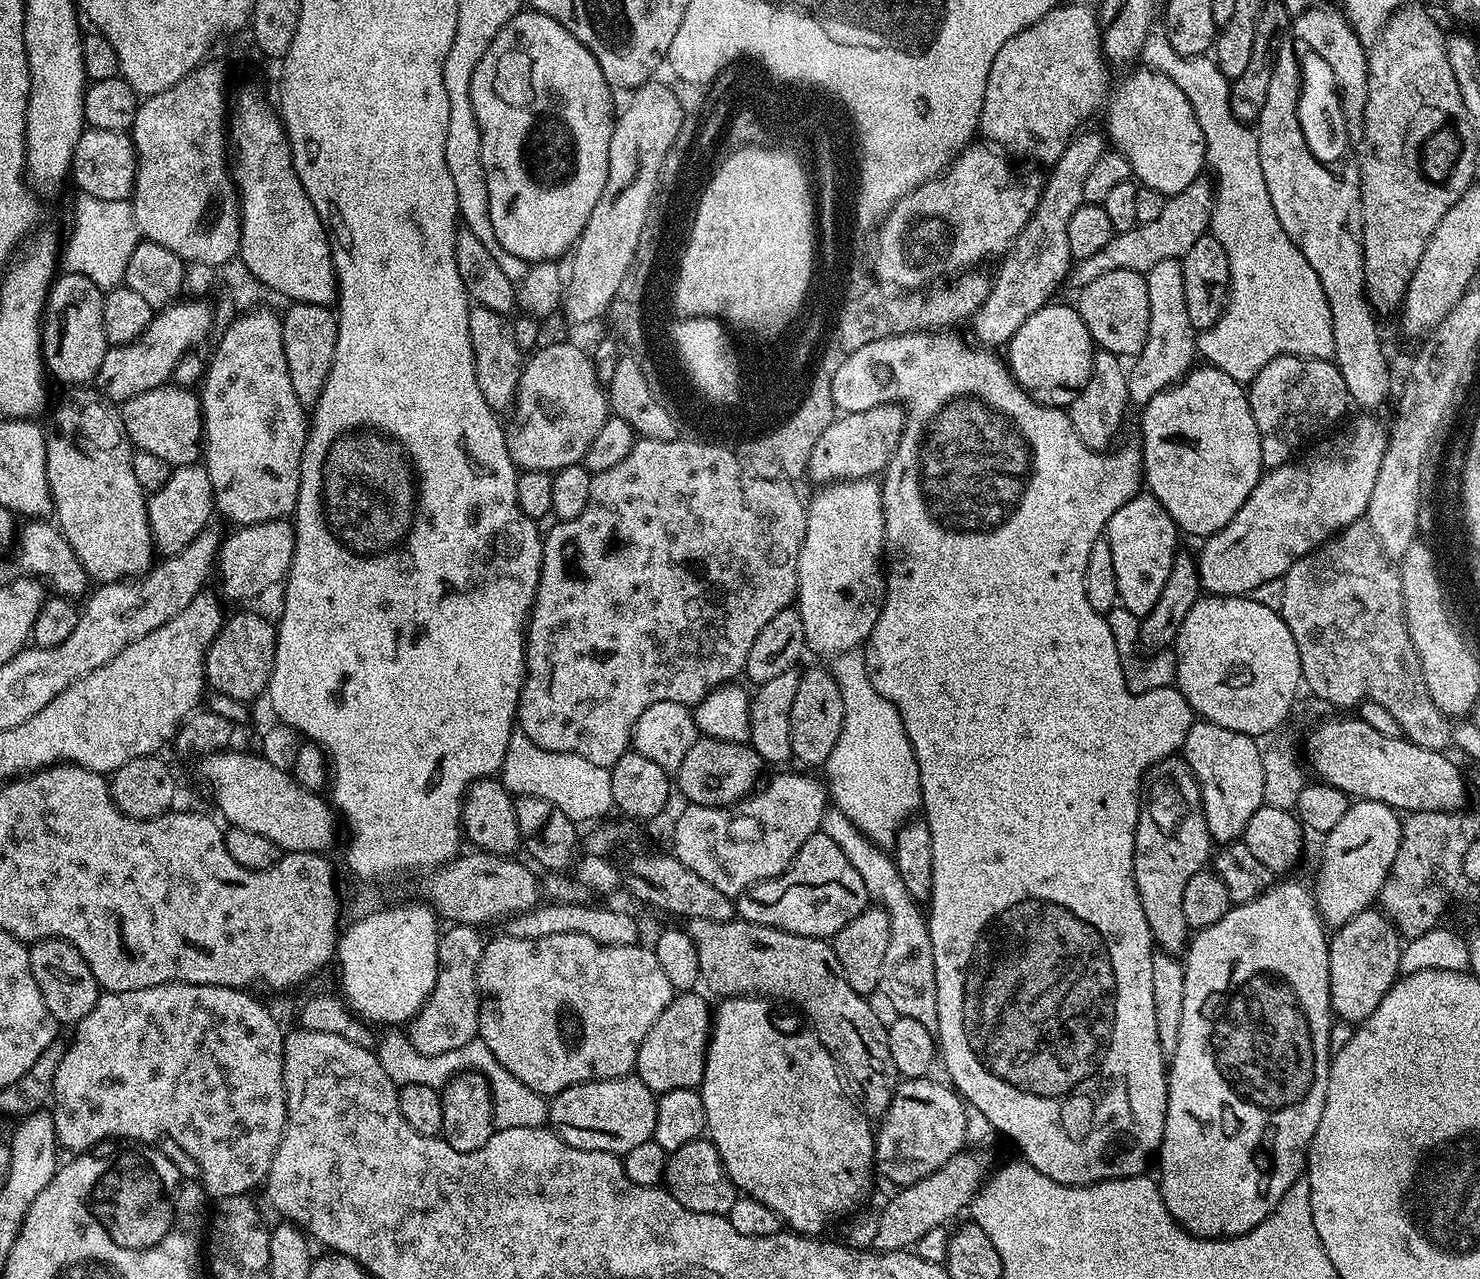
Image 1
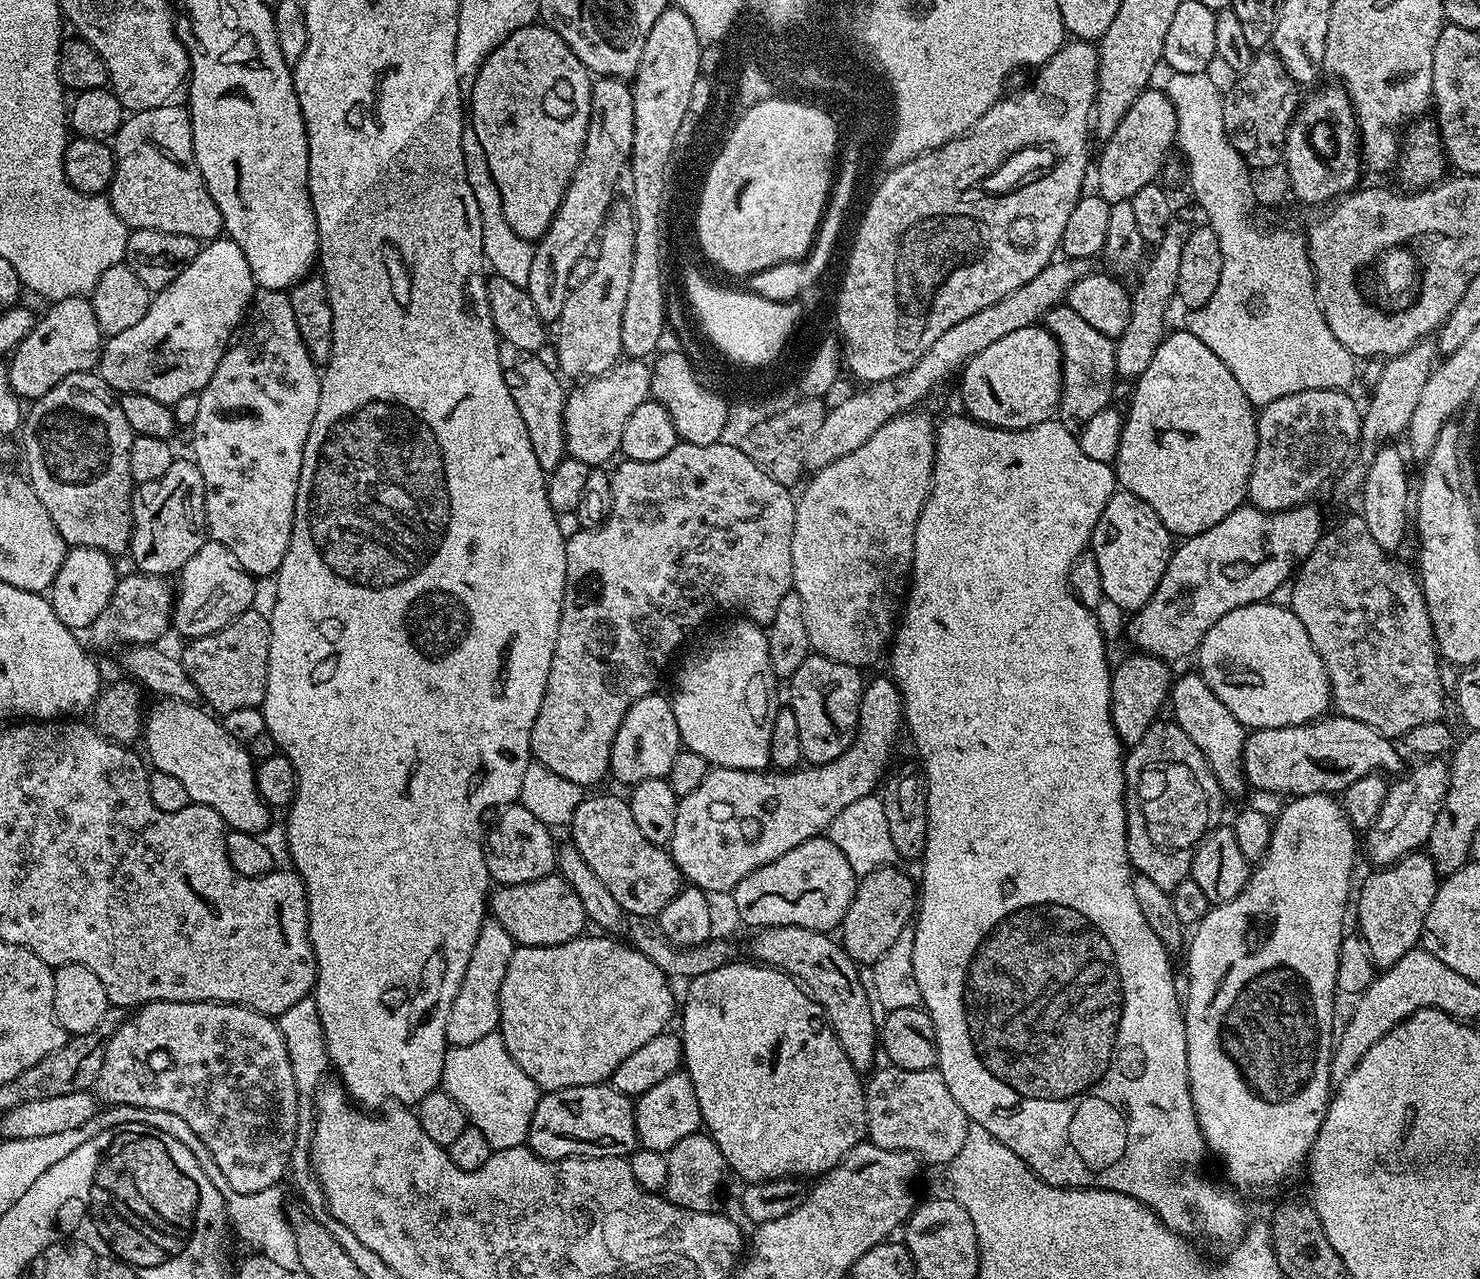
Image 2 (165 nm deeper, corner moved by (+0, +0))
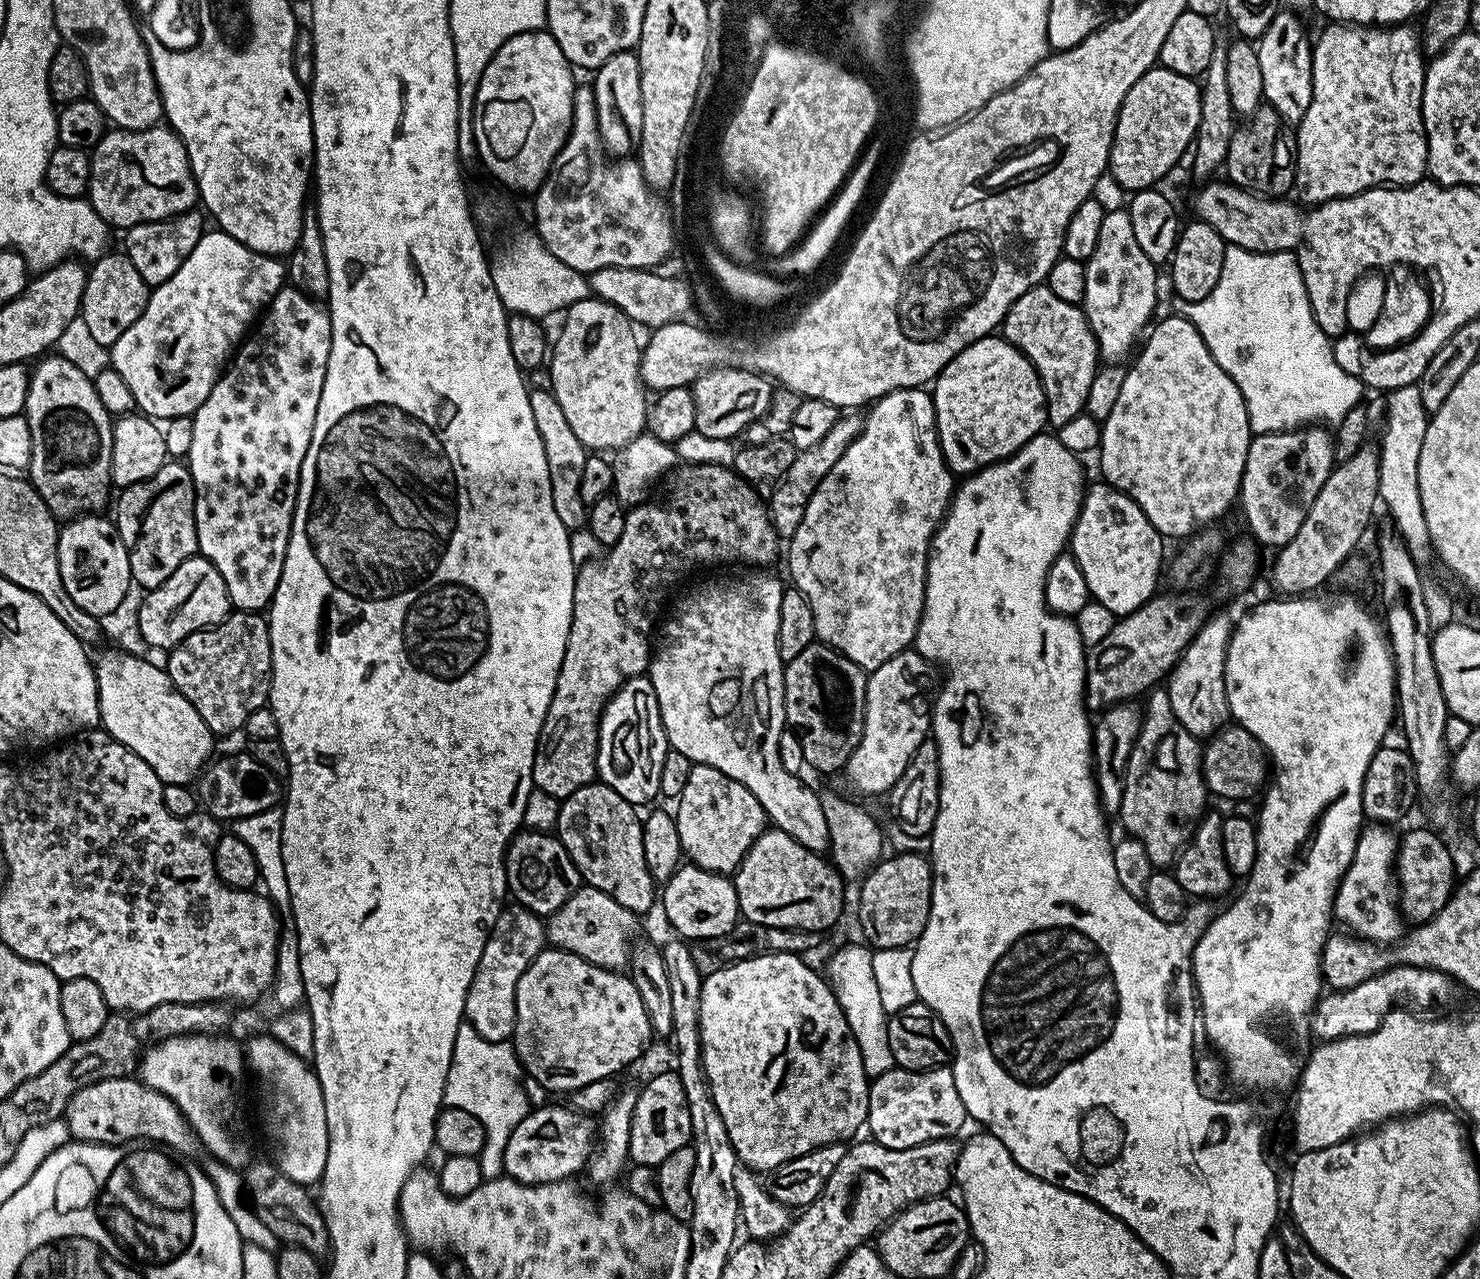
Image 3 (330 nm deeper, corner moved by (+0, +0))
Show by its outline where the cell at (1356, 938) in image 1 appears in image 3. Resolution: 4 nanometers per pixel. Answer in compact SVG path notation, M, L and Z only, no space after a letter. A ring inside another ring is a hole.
M1431 827L1428 828L1410 829L1405 836L1399 837L1396 849L1398 903L1401 913L1412 922L1423 922L1436 916L1438 910L1442 910L1444 903L1451 898L1457 879L1451 850L1431 832Z

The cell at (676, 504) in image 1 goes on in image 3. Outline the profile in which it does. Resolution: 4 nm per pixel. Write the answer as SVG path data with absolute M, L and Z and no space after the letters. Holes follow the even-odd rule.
M688 464L677 467L671 477L672 489L668 492L668 504L648 504L641 502L627 509L626 530L622 530L622 538L614 542L614 546L607 549L599 558L589 559L588 564L581 563L576 573L576 585L574 586L574 614L570 622L570 638L566 642L566 654L562 658L562 666L558 670L558 682L554 686L554 698L550 698L550 710L546 714L546 722L540 731L538 746L534 754L534 770L532 771L532 782L535 788L546 794L555 796L562 801L574 790L582 790L582 786L593 783L597 779L596 774L596 751L600 745L600 715L608 705L608 699L618 691L625 680L635 676L645 675L650 663L650 640L648 635L652 632L652 623L664 604L664 599L672 592L672 587L679 582L683 576L688 576L699 564L716 564L719 560L745 560L748 566L772 566L776 555L782 552L782 537L776 533L776 527L768 514L768 505L765 497L760 497L755 487L747 480L742 479L731 467L724 464Z

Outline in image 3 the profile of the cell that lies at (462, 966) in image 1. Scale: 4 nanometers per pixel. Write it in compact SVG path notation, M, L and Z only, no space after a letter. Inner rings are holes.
M519 906L501 907L498 918L488 935L486 946L482 950L482 958L478 958L478 966L474 970L474 978L470 982L470 990L466 994L464 1003L464 1020L482 1034L490 1042L511 1041L512 1031L516 1025L516 991L518 990L518 978L526 974L530 962L538 958L538 954L546 947L546 924L536 913L528 908Z

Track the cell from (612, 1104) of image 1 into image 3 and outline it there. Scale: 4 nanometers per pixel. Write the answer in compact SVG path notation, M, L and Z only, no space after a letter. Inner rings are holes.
M548 1104L545 1108L533 1107L522 1122L518 1122L518 1130L510 1134L510 1142L506 1142L504 1155L504 1170L513 1180L523 1184L545 1184L558 1182L575 1177L575 1172L585 1167L592 1157L592 1149L596 1147L598 1139L598 1124L587 1112L579 1112L577 1108L560 1104Z

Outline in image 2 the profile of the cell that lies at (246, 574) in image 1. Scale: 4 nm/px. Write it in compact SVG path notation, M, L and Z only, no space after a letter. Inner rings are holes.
M205 540L198 554L194 554L194 558L190 558L190 562L186 562L186 566L178 573L179 580L180 588L178 584L174 592L171 627L177 628L184 638L214 634L238 618L238 614L253 607L257 581L236 565L234 554L230 554L226 546L217 540Z

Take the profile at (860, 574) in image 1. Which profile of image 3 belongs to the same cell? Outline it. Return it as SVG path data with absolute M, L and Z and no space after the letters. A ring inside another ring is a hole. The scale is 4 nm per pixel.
M900 388L888 395L880 397L869 407L868 417L862 420L859 434L850 442L850 446L834 462L830 474L822 478L818 490L810 498L806 506L806 514L802 514L802 523L798 530L787 541L788 572L792 575L791 583L810 602L810 610L814 614L814 630L816 640L821 644L829 644L836 652L841 652L850 662L854 662L865 673L873 672L882 662L894 658L894 654L907 652L913 647L918 630L918 622L922 618L924 599L926 598L926 578L928 577L928 552L932 549L932 539L940 528L941 522L948 514L948 505L954 491L954 473L948 469L944 455L940 449L940 439L936 433L936 415L931 393L924 388Z

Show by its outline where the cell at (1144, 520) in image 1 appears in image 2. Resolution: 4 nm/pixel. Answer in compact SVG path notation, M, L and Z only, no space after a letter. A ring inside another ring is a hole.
M1117 490L1113 492L1110 502L1106 502L1106 510L1102 510L1094 526L1090 551L1098 562L1098 574L1102 574L1104 599L1118 602L1125 613L1135 614L1142 606L1146 606L1146 602L1150 602L1150 594L1154 594L1158 582L1162 582L1162 574L1166 574L1166 566L1174 551L1174 537L1162 518L1158 518L1158 514L1154 514L1154 510L1146 502L1142 502L1142 498L1138 498L1133 492Z

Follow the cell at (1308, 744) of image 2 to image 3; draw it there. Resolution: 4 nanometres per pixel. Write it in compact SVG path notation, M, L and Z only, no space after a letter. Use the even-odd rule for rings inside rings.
M1235 722L1229 723L1203 745L1202 767L1209 793L1213 797L1225 796L1229 802L1255 797L1255 792L1265 787L1270 776L1270 761L1258 738Z

